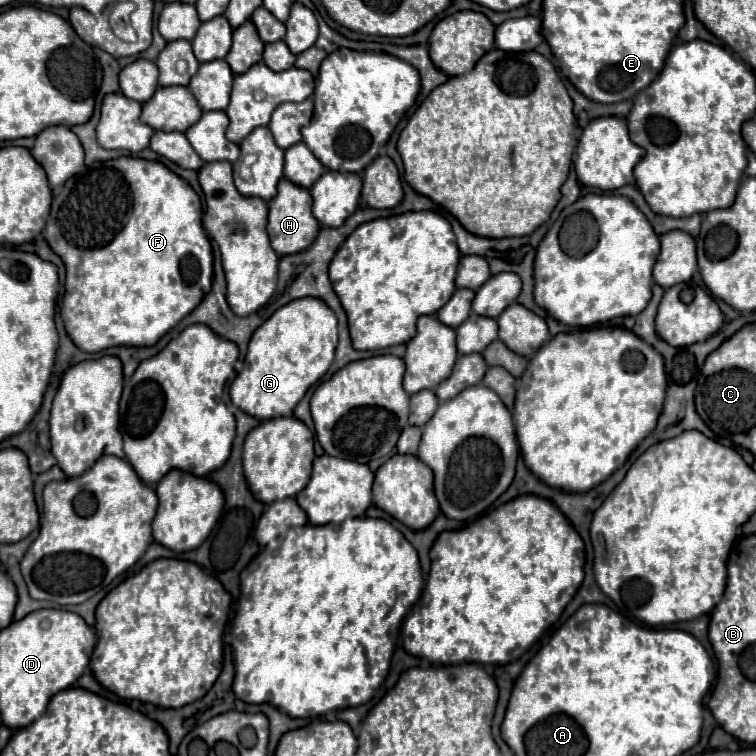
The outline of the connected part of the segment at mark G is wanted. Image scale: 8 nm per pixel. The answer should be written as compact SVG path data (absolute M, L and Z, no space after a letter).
M311 296L291 300L253 332L243 370L229 388L231 402L259 420L291 416L305 392L329 370L335 348L337 318L333 310Z

